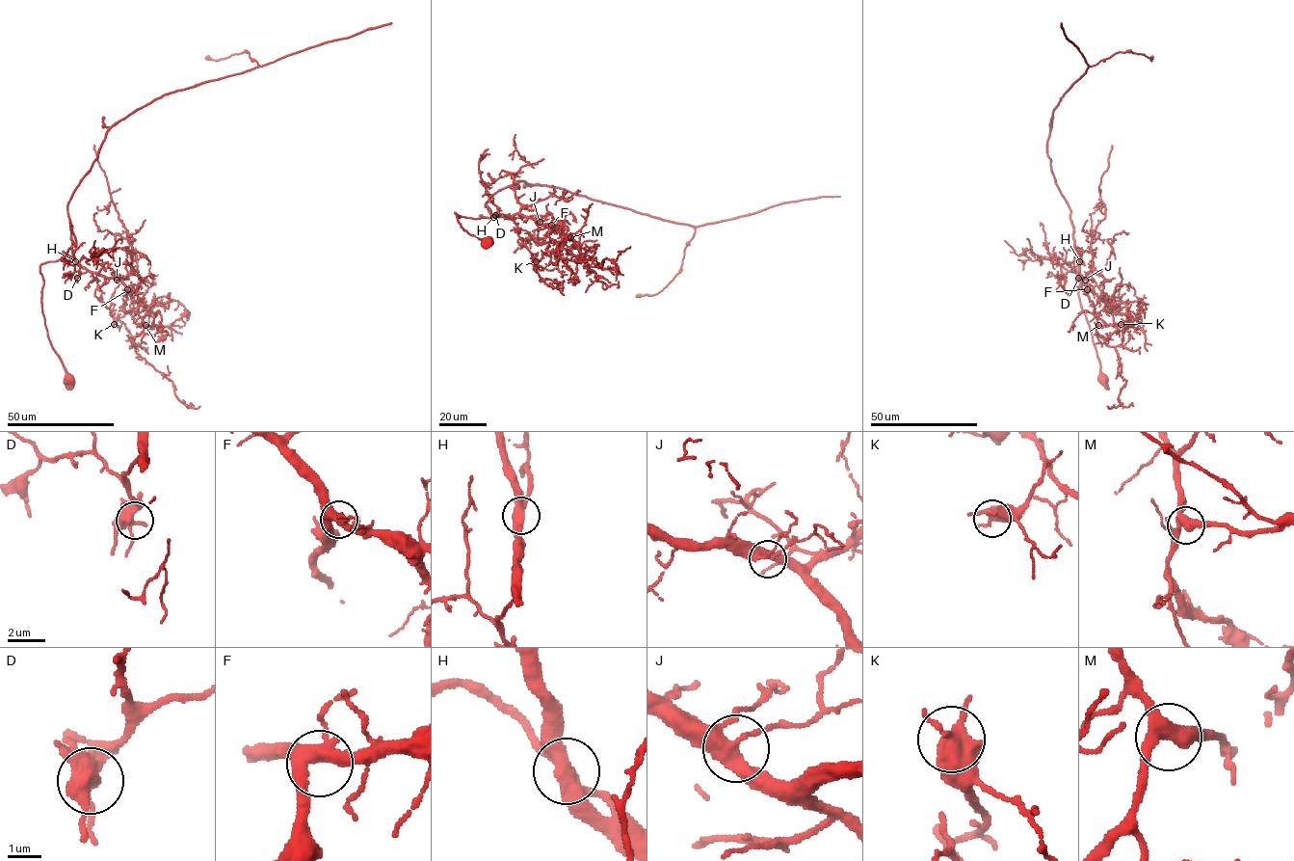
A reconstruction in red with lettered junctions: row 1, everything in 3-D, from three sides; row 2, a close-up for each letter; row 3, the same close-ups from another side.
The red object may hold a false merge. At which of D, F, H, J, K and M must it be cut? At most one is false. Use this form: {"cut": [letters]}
{"cut": []}

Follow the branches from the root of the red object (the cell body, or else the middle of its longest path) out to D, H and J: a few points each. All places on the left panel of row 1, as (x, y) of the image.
D: (68, 378), (48, 336), (42, 310), (43, 280), (39, 266), (70, 255), (87, 271), (77, 278)
H: (68, 378), (48, 336), (42, 310), (43, 280), (39, 266), (67, 255), (75, 261)
J: (68, 378), (48, 336), (42, 310), (43, 280), (39, 266), (70, 255), (89, 271), (117, 280)

